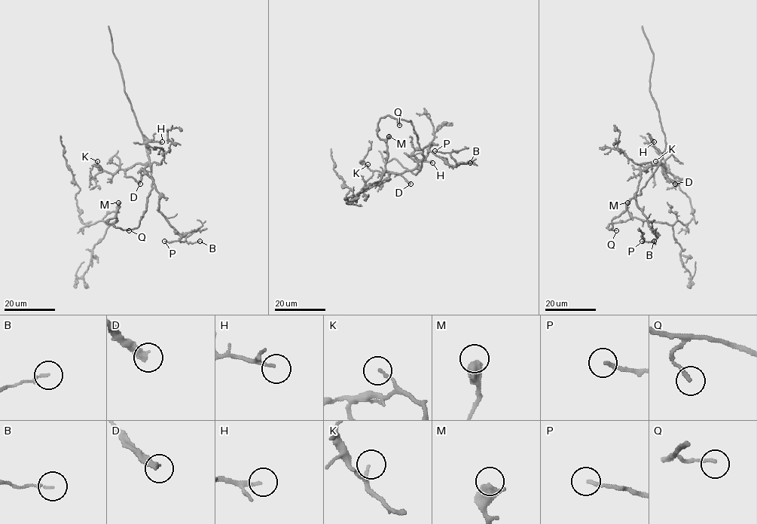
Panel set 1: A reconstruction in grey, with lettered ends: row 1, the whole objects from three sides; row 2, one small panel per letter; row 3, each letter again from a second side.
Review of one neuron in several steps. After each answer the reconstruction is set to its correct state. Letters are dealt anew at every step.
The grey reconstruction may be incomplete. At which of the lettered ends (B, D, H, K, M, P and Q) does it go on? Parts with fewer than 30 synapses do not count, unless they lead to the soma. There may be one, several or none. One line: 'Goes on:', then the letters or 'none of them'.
Goes on: D, H, Q

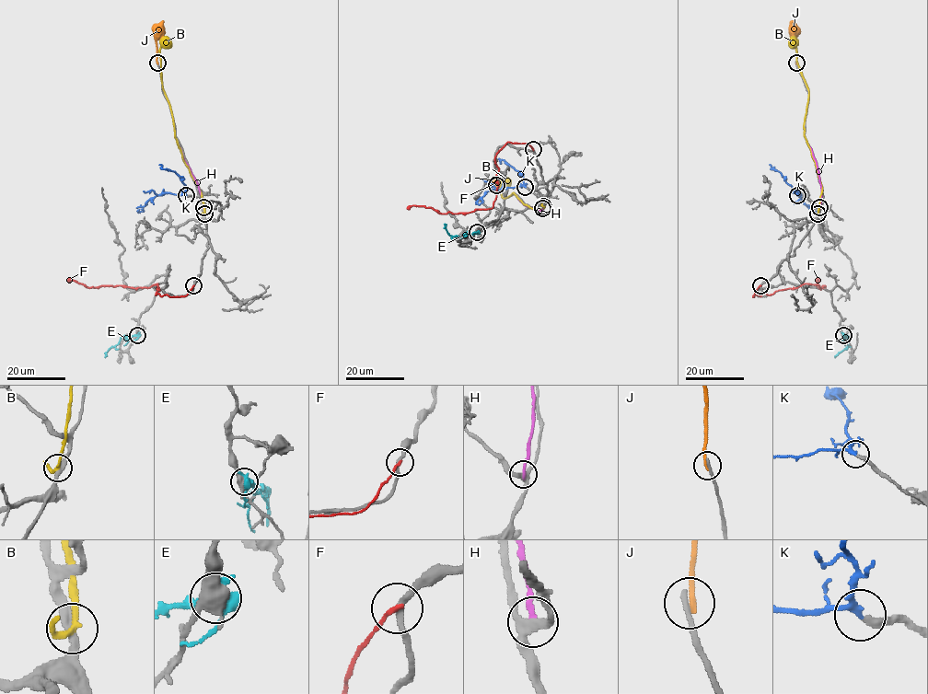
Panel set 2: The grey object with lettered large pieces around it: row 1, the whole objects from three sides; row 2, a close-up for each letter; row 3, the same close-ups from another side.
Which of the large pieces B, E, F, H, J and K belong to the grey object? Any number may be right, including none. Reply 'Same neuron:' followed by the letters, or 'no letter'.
Same neuron: K

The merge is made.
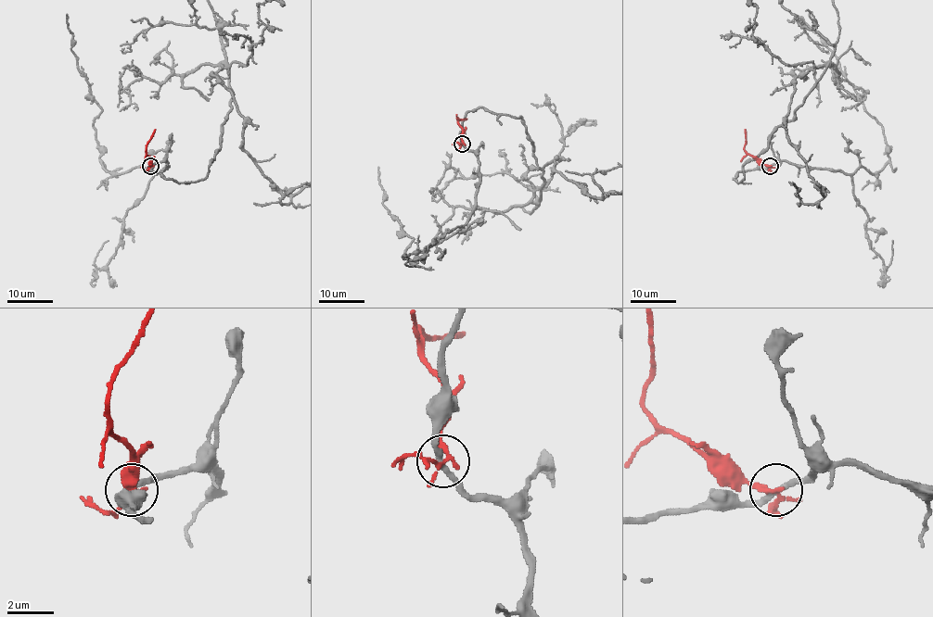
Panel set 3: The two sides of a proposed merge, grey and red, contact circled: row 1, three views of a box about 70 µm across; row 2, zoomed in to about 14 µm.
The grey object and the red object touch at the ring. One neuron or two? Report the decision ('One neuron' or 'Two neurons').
Two neurons

